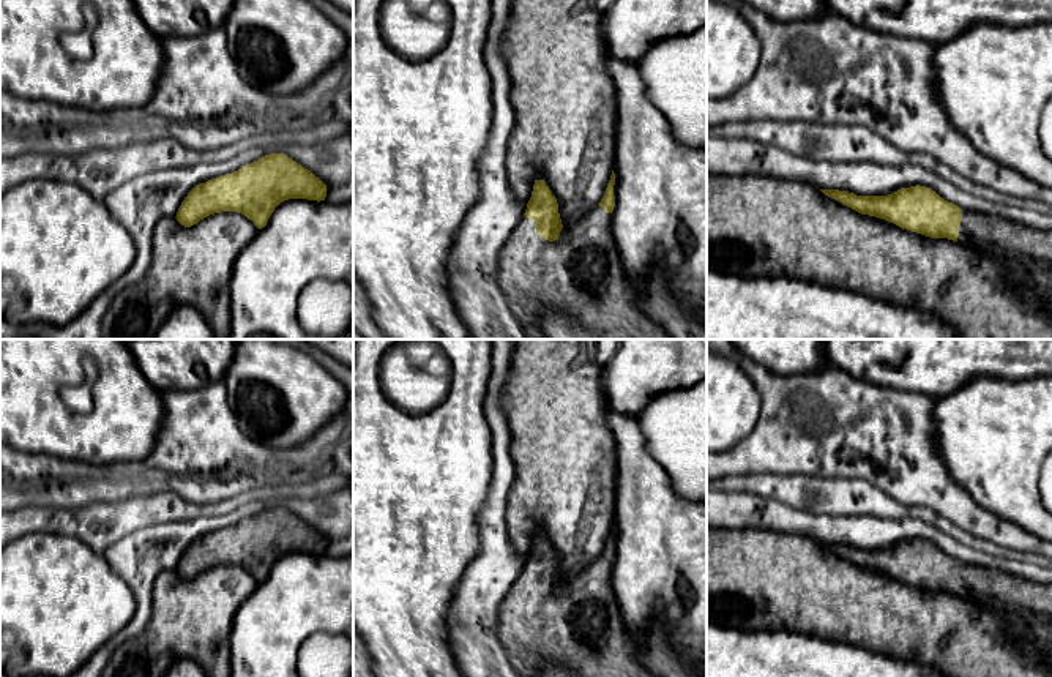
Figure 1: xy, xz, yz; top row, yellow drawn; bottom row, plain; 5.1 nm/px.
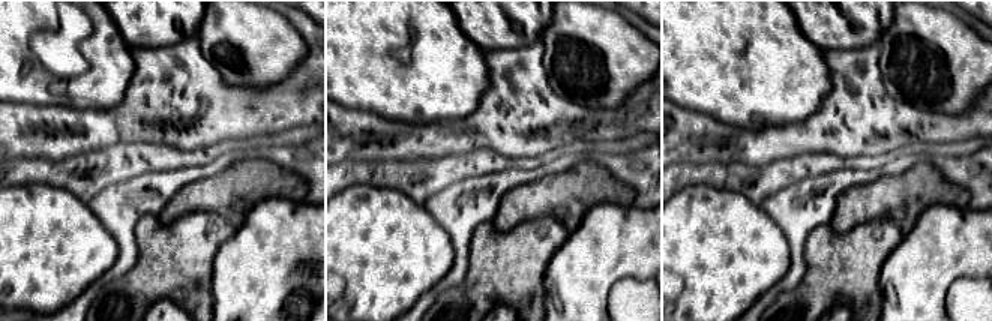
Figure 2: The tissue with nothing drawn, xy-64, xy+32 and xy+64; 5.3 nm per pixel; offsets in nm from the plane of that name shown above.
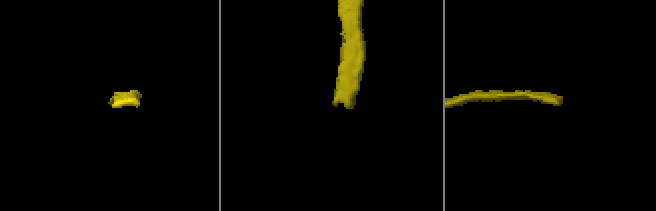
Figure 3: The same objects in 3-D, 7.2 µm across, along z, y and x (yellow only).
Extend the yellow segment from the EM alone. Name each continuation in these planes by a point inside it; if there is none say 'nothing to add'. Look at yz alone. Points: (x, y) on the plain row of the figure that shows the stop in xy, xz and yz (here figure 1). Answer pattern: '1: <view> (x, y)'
1: yz (1024, 606)

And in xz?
1: xz (581, 627)

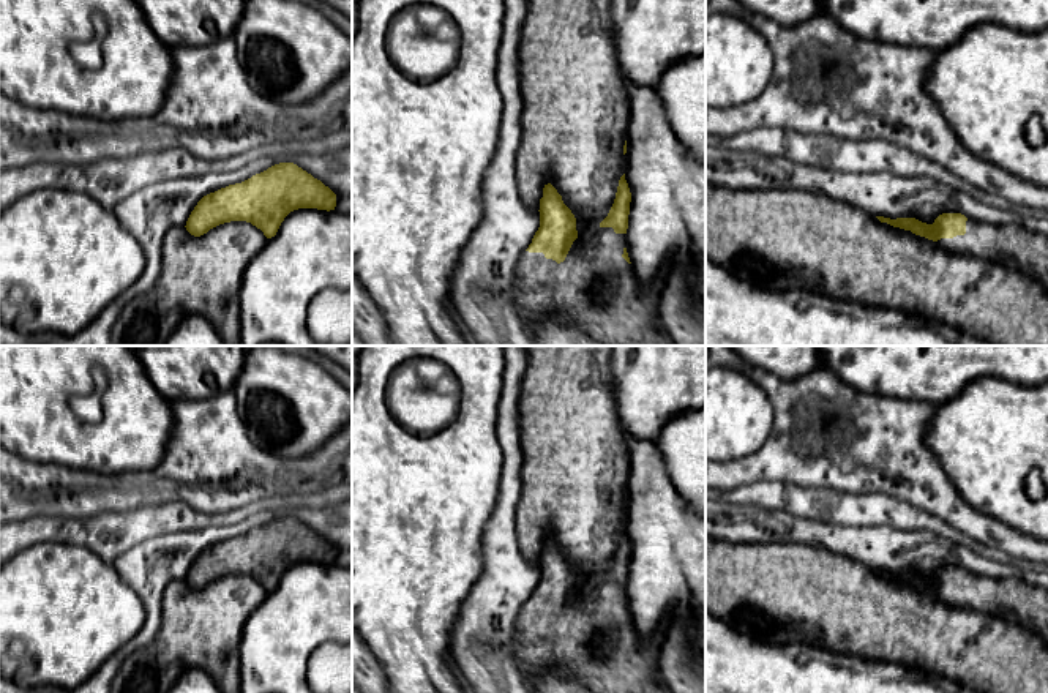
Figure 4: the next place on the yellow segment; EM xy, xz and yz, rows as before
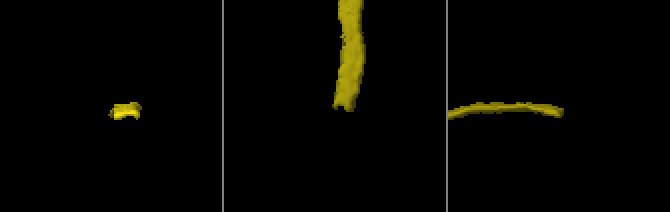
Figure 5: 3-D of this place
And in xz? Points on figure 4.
1: xz (594, 641)

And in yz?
1: yz (1010, 599)

